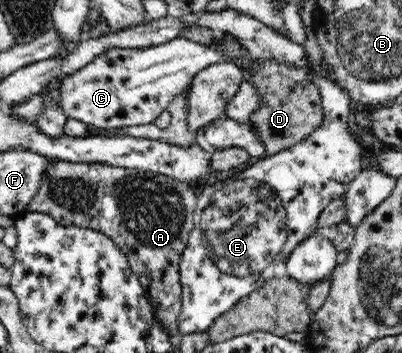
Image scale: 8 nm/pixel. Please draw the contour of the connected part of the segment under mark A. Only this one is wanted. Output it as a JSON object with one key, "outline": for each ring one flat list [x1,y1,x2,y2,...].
{"outline":[[46,155,45,173,27,211,46,213,62,225,80,225,98,230,110,237,128,257,129,265,138,275,146,298,153,306,155,317,170,337,179,334,178,316,181,312,179,260,193,229,193,212,197,197,186,181,142,169,125,169,103,162,72,162]]}

